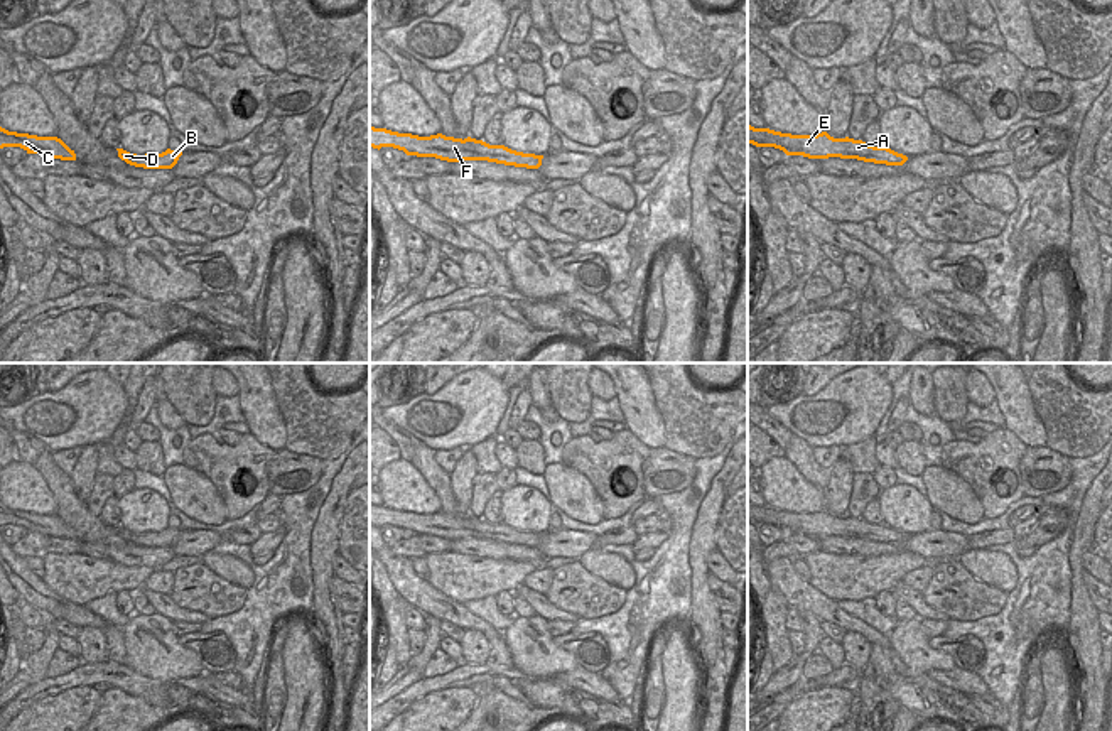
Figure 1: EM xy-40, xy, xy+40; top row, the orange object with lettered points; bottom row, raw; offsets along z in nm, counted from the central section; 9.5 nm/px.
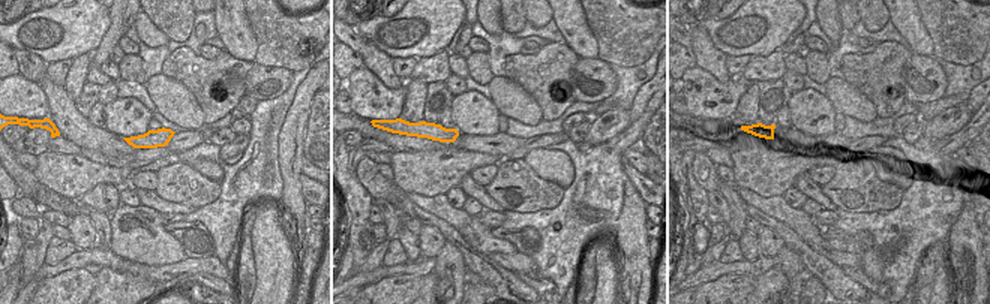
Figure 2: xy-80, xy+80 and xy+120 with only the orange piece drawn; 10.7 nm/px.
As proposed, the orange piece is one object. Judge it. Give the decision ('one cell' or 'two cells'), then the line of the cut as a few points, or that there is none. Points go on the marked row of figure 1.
one cell; cut none

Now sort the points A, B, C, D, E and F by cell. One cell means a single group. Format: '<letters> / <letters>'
A B C D E F

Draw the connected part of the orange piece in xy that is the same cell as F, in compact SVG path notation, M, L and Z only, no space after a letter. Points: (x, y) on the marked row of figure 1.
M370 125L370 147L393 147L407 155L435 157L447 162L461 160L488 160L505 165L538 169L543 155L523 154L505 145L489 145L476 138L454 138L442 133L418 137L412 133L398 133L386 128Z

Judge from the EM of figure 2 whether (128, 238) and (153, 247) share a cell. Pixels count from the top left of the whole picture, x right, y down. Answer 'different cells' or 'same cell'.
same cell

